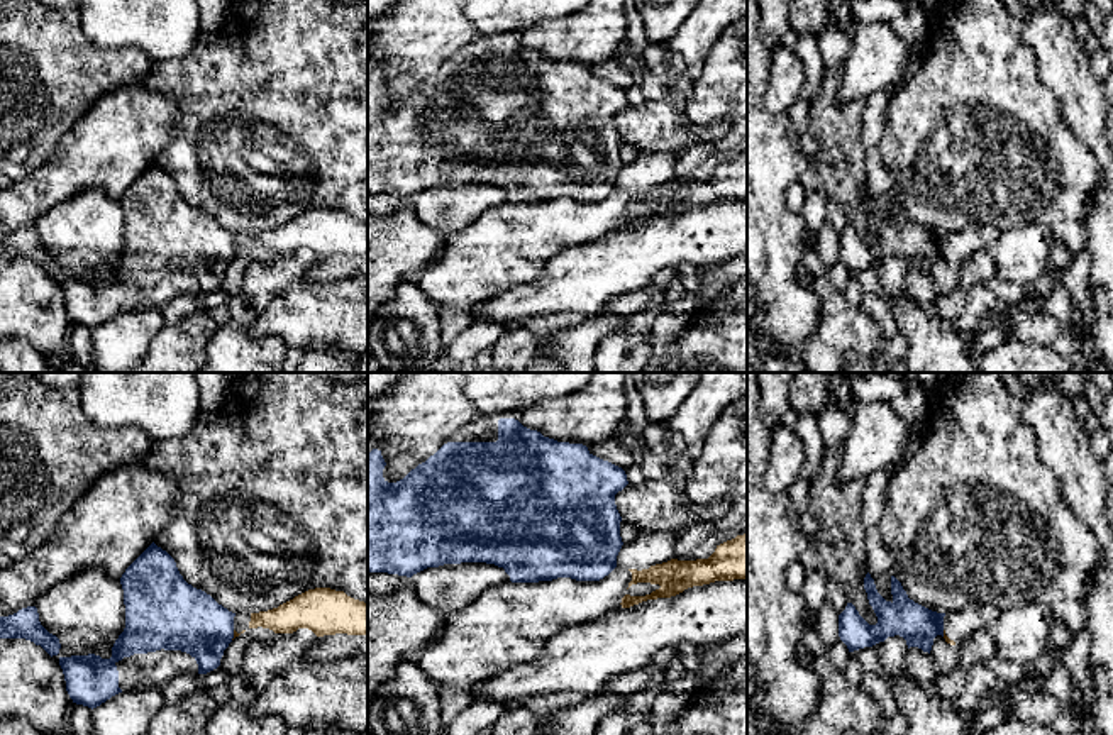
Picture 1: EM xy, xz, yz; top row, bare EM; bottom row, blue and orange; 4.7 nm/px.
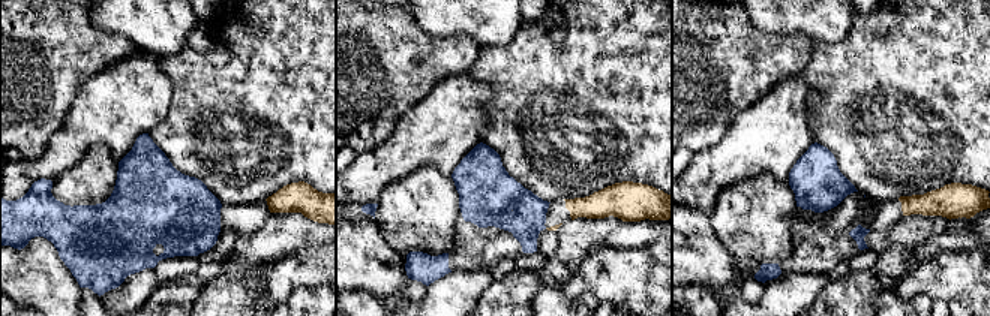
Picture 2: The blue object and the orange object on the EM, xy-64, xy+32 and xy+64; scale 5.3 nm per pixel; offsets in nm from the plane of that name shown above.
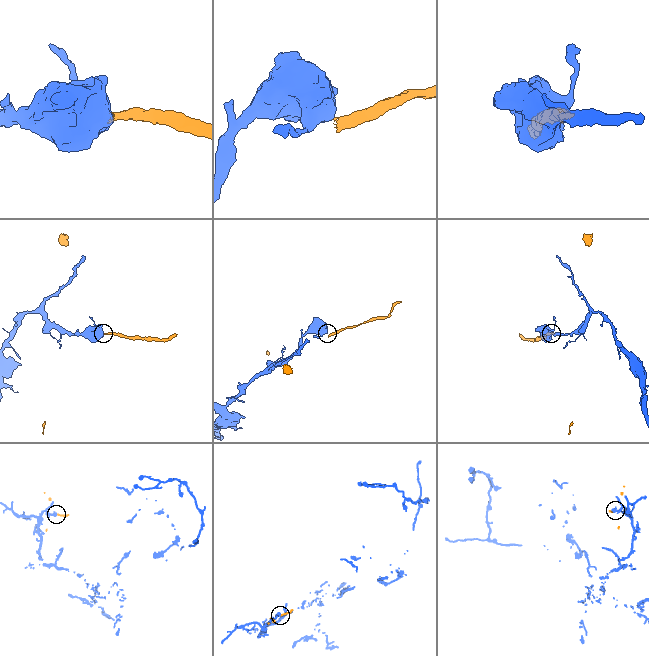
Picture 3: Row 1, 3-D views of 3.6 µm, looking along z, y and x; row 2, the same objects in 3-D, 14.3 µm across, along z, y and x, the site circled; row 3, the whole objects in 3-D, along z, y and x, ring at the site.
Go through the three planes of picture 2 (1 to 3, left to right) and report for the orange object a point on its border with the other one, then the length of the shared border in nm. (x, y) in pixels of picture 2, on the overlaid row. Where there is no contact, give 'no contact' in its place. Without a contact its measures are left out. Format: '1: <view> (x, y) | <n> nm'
1: no contact
2: no contact
3: no contact

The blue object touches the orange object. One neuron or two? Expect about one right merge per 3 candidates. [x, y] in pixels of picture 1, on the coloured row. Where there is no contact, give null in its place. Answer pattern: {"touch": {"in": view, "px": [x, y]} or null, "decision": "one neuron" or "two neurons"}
{"touch": {"in": "xy", "px": [232, 635]}, "decision": "two neurons"}

